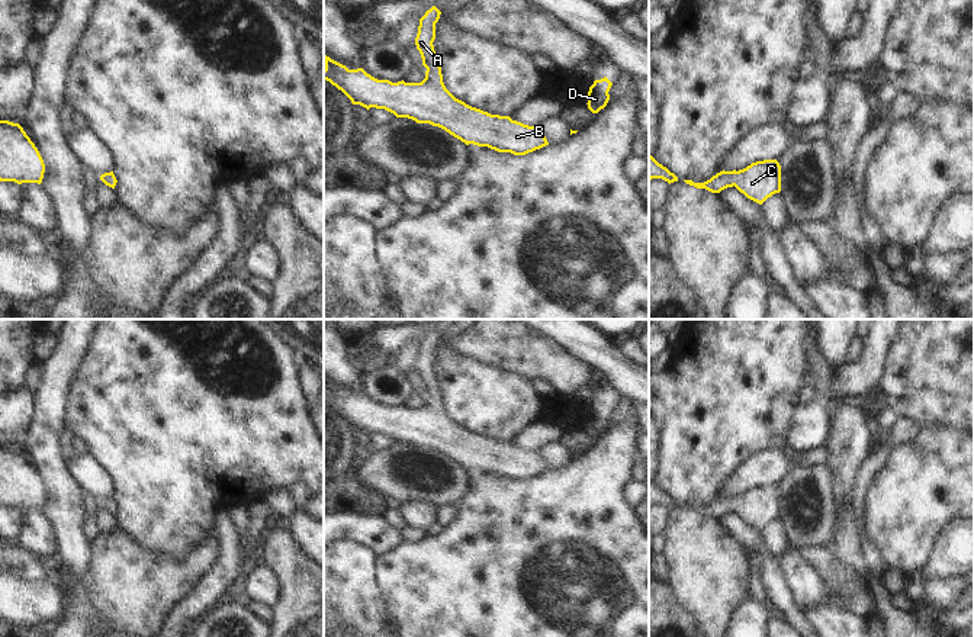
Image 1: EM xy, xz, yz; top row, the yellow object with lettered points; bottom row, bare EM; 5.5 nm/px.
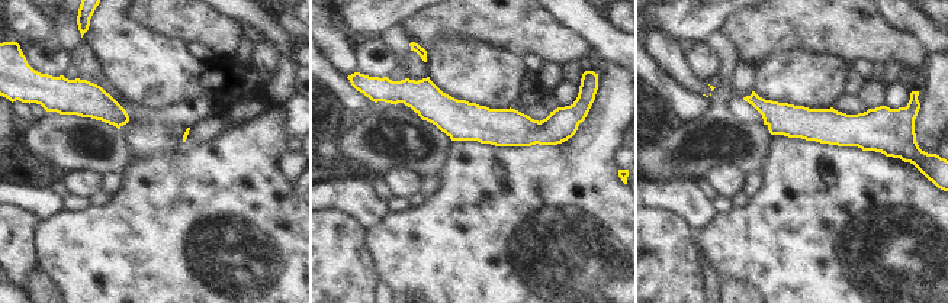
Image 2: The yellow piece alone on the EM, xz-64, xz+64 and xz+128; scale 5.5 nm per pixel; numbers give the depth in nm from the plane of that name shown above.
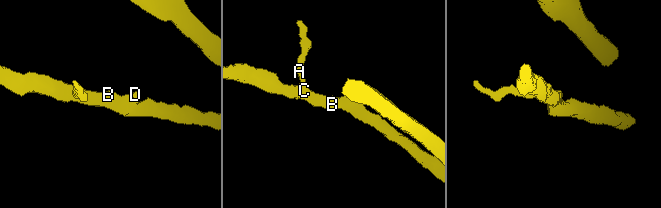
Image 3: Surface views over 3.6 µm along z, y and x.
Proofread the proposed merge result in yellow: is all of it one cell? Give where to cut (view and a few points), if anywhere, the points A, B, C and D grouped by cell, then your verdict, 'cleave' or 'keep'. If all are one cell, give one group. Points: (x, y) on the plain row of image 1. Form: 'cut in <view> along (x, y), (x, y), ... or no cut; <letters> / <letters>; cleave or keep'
no cut; A B C D; keep

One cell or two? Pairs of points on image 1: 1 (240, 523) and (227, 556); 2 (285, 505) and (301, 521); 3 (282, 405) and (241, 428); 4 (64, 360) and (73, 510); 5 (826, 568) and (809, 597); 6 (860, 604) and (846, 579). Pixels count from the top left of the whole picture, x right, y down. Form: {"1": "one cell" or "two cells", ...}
{"1": "two cells", "2": "two cells", "3": "one cell", "4": "one cell", "5": "two cells", "6": "one cell"}

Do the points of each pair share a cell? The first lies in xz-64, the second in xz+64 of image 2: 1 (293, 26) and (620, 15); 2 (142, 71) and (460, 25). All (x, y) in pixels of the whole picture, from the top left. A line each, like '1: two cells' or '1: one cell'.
1: one cell
2: two cells

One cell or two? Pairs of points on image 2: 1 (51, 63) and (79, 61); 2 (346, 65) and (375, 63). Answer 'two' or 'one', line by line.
1: two
2: two

